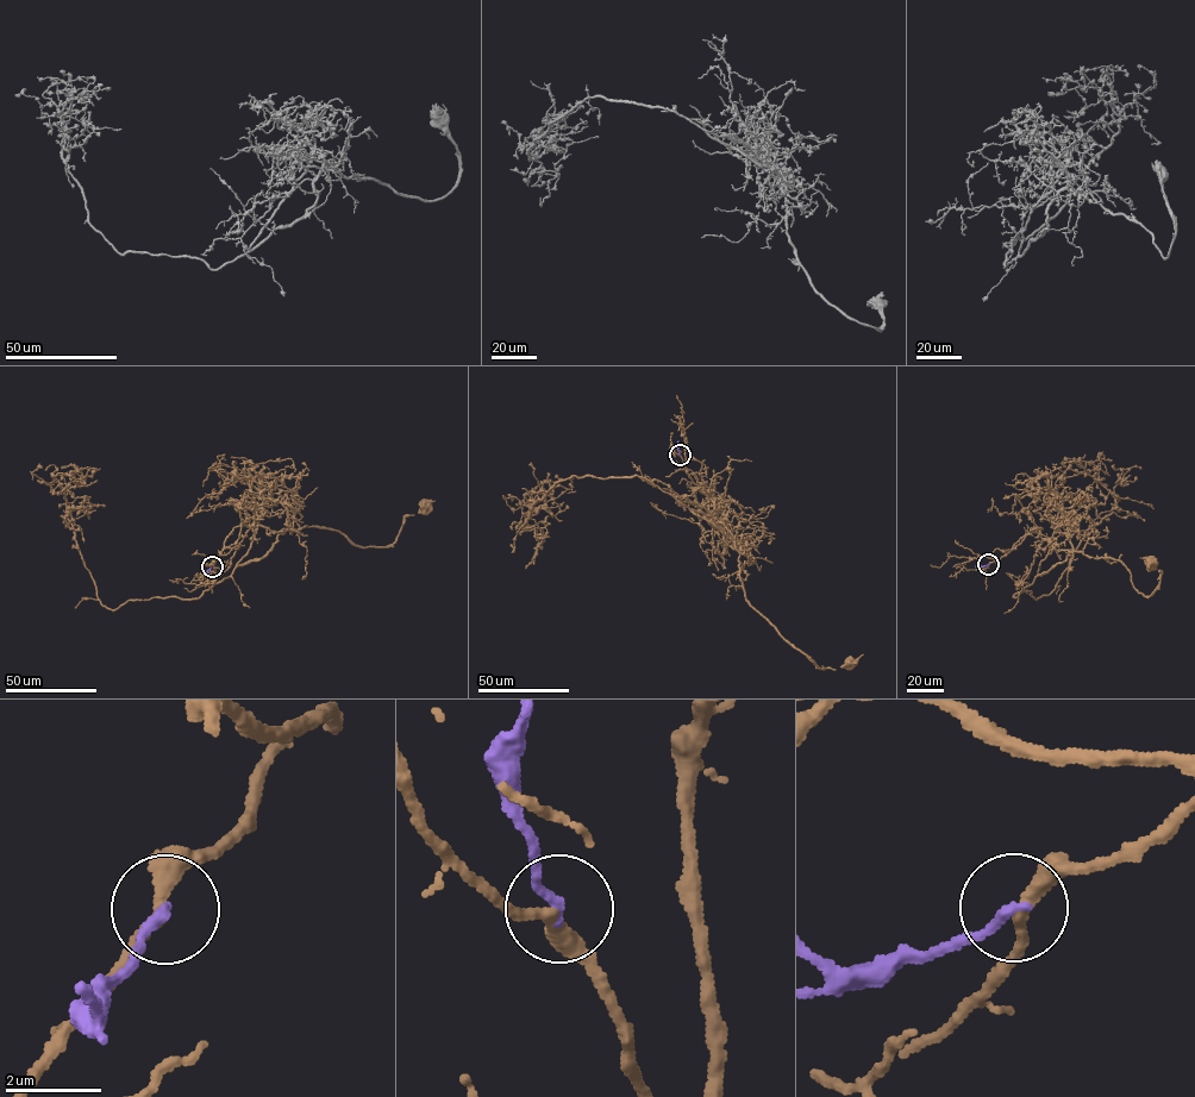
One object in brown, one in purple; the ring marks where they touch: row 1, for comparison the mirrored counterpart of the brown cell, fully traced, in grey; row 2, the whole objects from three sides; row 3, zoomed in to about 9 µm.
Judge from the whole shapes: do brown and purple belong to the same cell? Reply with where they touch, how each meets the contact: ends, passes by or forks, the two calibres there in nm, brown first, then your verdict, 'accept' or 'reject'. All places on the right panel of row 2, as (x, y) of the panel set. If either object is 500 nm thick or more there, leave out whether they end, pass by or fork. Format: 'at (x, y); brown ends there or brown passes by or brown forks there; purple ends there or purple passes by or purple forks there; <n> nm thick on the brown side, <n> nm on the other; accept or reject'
at (988, 564); brown passes by; purple ends there; 280 nm thick on the brown side, 200 nm on the other; reject

